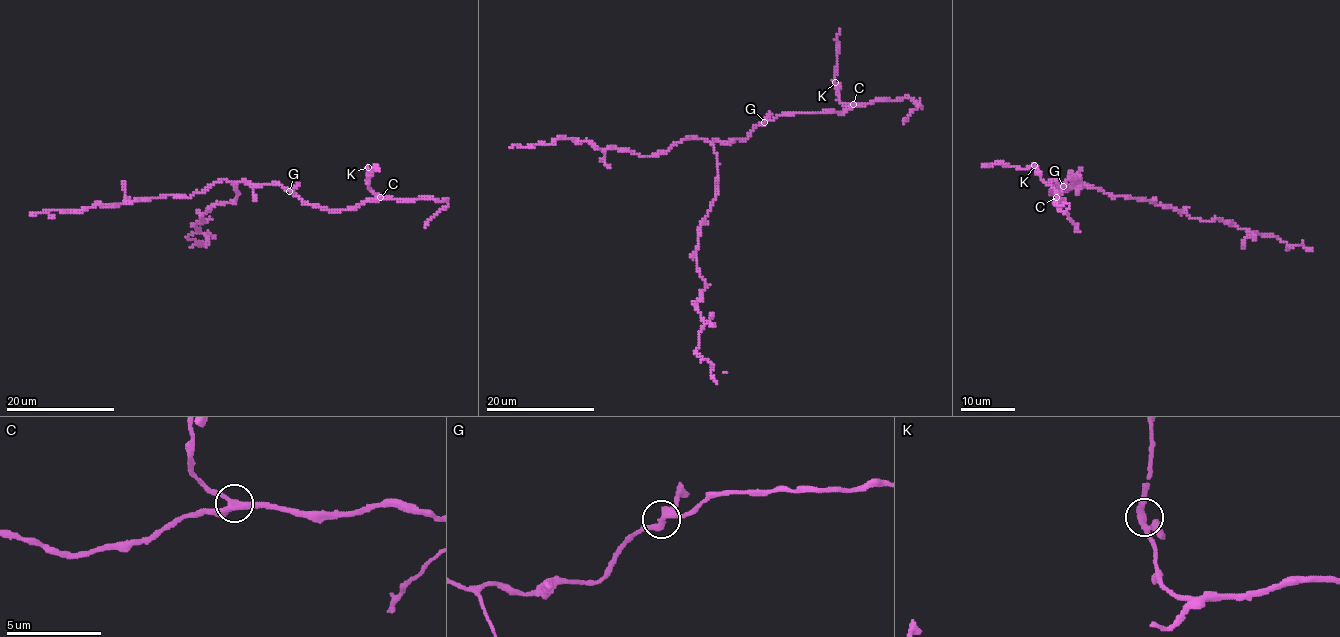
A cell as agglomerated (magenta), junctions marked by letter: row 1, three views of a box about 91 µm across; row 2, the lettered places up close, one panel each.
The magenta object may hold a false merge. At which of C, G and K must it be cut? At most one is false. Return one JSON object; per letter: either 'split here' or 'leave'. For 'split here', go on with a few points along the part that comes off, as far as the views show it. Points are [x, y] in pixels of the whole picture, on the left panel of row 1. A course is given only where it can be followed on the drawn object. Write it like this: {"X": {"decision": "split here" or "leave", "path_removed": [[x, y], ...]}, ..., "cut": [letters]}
{"C": {"decision": "leave"}, "G": {"decision": "leave"}, "K": {"decision": "leave"}, "cut": []}

